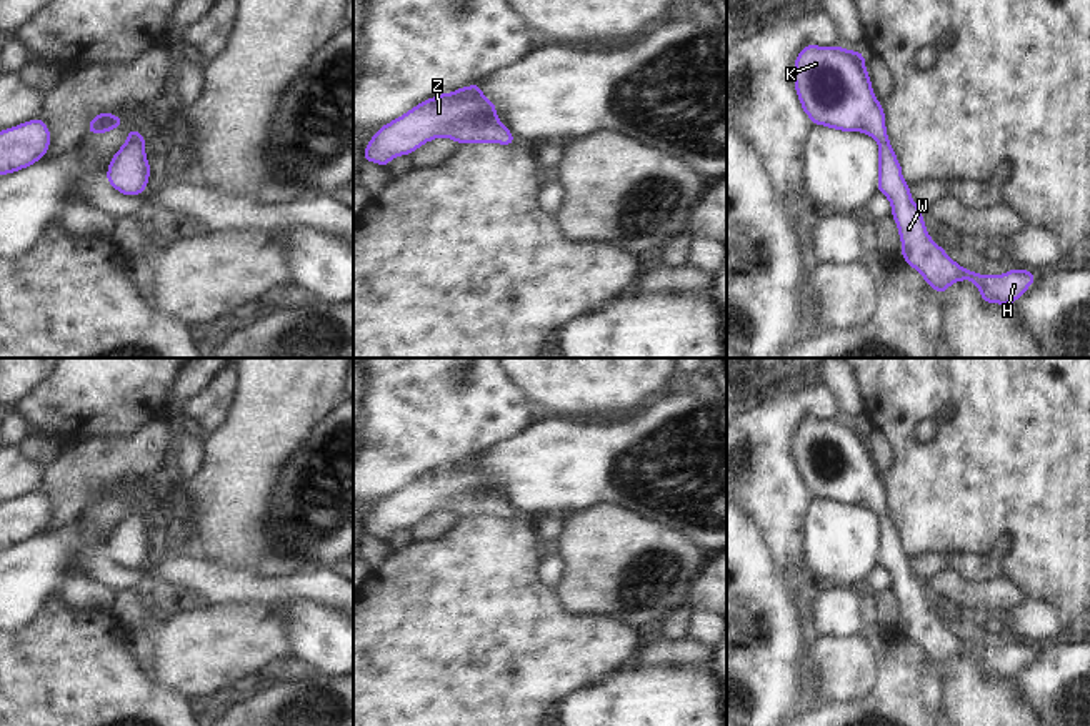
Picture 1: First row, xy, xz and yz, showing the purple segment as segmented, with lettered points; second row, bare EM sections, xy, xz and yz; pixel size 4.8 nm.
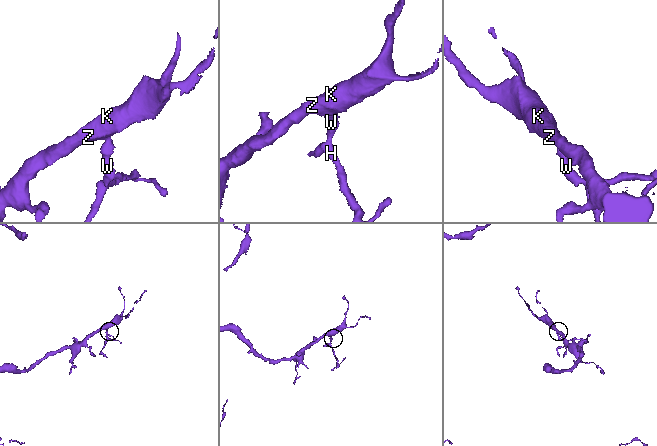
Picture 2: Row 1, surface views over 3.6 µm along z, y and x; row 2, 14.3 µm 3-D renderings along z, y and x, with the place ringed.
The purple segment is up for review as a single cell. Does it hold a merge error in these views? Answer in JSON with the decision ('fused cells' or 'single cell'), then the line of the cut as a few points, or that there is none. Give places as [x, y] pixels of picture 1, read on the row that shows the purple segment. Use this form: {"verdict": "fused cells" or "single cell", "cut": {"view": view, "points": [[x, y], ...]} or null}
{"verdict": "single cell", "cut": null}

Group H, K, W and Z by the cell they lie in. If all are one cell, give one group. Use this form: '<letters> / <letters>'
H K W Z

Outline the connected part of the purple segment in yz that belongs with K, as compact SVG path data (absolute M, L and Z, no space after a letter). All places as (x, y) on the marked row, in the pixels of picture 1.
M805 45L795 60L793 83L802 110L813 125L863 132L878 142L877 191L892 203L902 258L922 273L927 286L942 296L950 285L970 280L978 286L983 303L1013 305L1035 283L1037 273L1020 268L1005 275L978 275L962 268L928 236L920 206L912 200L910 185L888 142L885 110L872 90L862 52L838 45Z

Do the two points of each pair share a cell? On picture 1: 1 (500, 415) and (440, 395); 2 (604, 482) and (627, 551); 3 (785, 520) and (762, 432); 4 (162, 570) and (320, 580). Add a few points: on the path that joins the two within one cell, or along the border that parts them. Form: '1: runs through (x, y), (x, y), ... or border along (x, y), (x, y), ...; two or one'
1: runs through (485, 408), (455, 402); one
2: border along (574, 512), (620, 505), (649, 518); two
3: runs through (775, 498), (769, 490), (769, 453); one
4: runs through (202, 576), (219, 586), (280, 588); one

